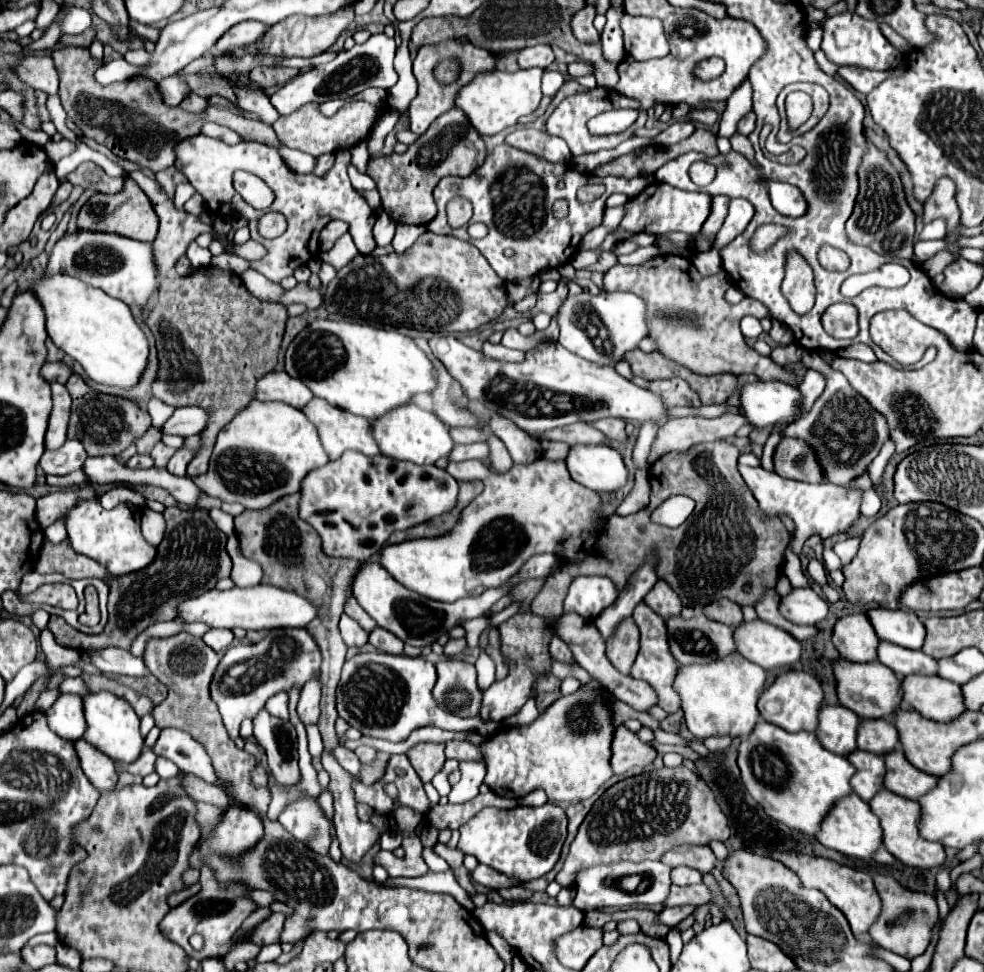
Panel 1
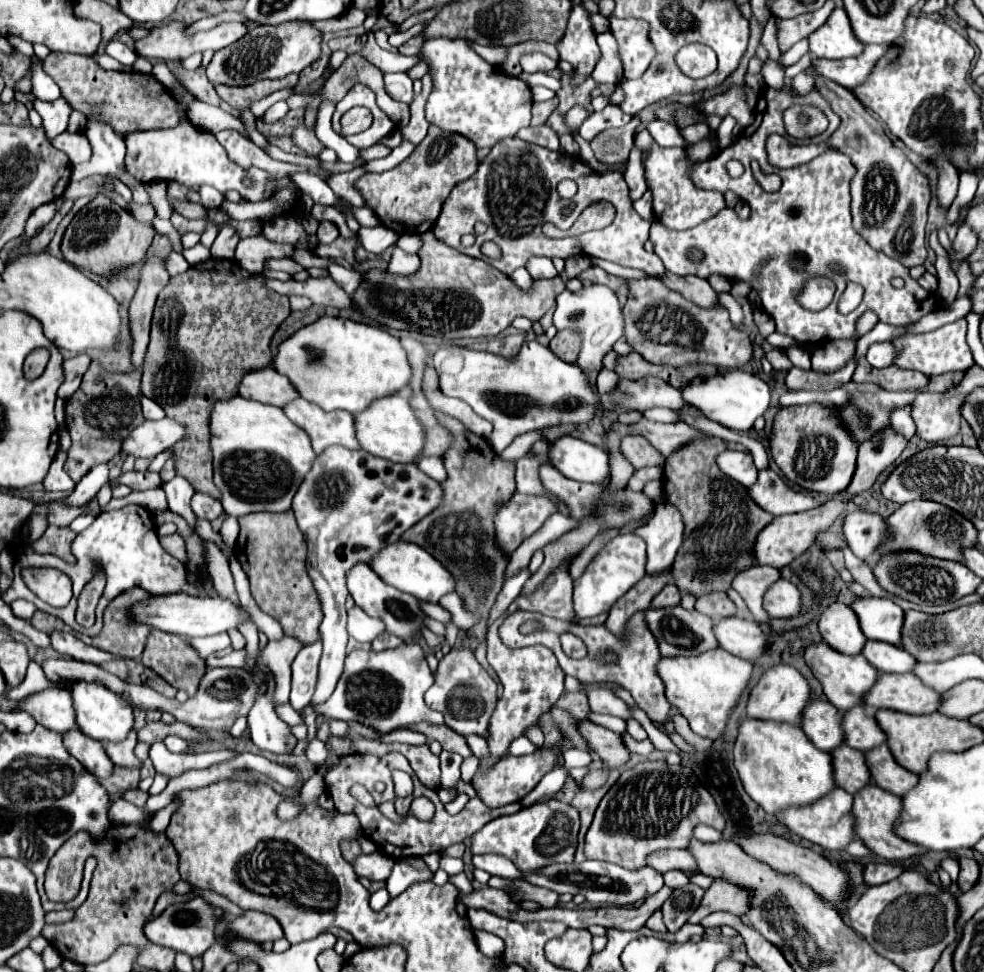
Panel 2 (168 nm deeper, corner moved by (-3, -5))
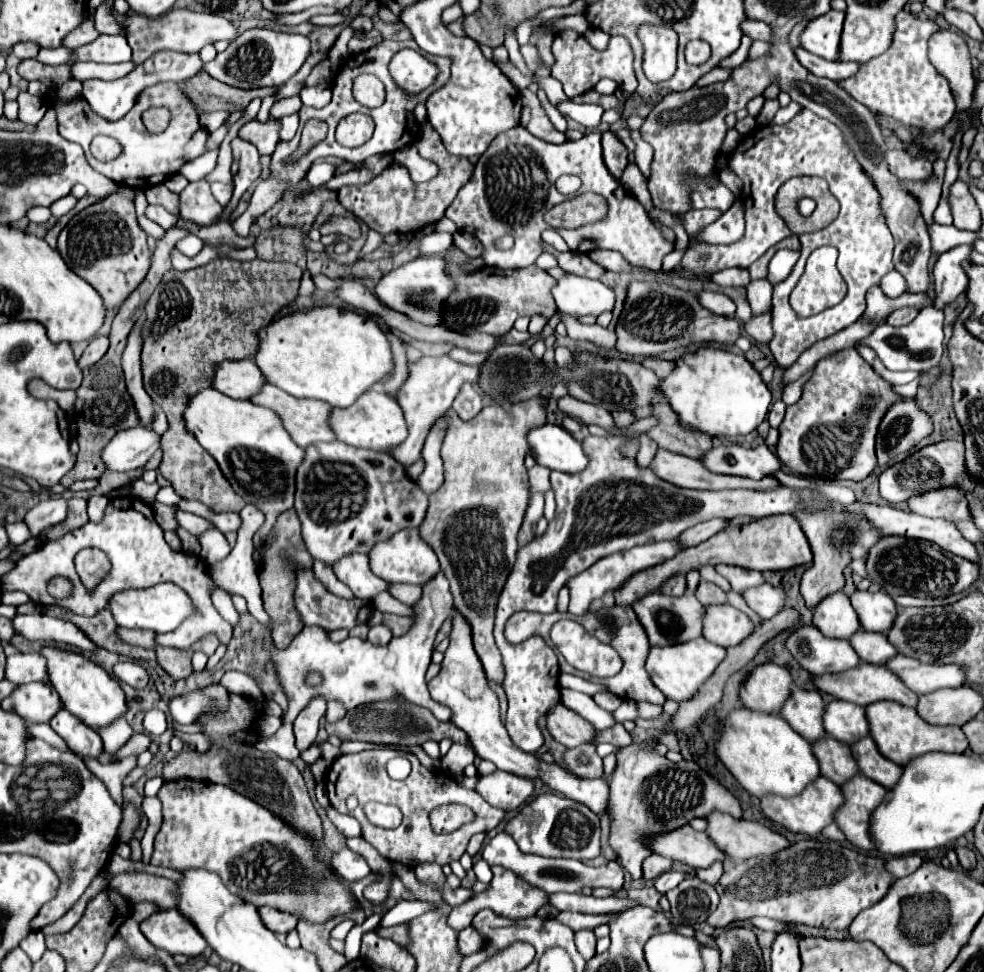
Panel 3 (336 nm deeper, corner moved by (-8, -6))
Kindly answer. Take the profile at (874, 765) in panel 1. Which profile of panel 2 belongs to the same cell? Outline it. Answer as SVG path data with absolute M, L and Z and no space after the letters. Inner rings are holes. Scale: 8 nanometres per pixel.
M841 745L831 753L831 757L835 765L835 779L841 789L855 795L855 791L861 791L869 785L871 773L861 751L851 749L849 745Z

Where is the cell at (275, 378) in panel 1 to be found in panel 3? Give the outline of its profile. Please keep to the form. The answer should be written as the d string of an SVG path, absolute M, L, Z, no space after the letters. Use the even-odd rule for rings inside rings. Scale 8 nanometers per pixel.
M226 360L214 372L212 388L230 398L250 398L266 384L254 360Z

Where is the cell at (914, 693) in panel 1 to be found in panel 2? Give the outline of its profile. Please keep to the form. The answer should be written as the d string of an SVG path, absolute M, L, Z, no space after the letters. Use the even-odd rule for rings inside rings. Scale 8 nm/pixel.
M879 673L877 683L865 697L865 705L873 709L895 709L909 715L931 715L941 707L941 695L925 687L913 673Z

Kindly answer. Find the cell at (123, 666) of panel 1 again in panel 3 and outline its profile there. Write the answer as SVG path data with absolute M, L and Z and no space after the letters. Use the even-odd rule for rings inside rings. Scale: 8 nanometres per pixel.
M18 614L14 620L14 632L24 634L28 640L40 640L40 642L66 642L72 644L80 650L94 650L94 642L88 640L86 634L82 634L74 624L60 620L60 618L50 618L46 614L32 614L32 616L22 616Z

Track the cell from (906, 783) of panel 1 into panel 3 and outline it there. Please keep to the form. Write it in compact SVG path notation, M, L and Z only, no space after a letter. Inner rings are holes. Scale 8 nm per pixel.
M870 736L858 740L858 744L850 744L850 752L858 764L860 774L882 784L884 788L892 788L902 776L902 768L890 762L888 758L884 758Z

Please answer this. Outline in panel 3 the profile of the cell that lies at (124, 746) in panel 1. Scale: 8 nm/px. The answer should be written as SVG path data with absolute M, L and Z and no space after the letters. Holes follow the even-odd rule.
M44 646L40 650L40 654L46 656L48 682L54 686L54 690L62 698L64 708L68 712L72 712L74 716L78 716L84 724L98 730L98 728L108 726L114 720L124 716L126 696L124 696L118 680L114 680L110 674L106 674L104 668L90 662L82 654L76 654L72 650L62 650L62 648L56 648L56 646Z

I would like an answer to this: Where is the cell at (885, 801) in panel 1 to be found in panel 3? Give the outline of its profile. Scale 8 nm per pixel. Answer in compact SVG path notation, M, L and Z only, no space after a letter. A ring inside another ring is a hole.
M856 774L854 778L848 780L848 784L840 788L842 794L846 796L846 804L842 804L838 812L834 812L836 816L834 822L844 832L848 842L864 850L876 850L870 840L868 826L870 826L870 814L884 800L886 788L878 786L878 782L862 774Z

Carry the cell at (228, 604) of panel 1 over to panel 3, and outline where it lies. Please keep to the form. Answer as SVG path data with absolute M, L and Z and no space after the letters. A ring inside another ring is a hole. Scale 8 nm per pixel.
M158 584L146 590L126 590L126 592L116 592L108 600L108 608L116 620L118 626L124 628L146 628L156 634L162 632L172 632L178 628L178 624L192 612L192 604L188 594L174 586L174 584Z

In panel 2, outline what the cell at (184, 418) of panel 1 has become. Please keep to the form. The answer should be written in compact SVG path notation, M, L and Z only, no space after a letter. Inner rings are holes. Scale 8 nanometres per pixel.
M165 417L161 421L145 421L125 439L123 451L135 457L155 457L185 439L185 435L185 425L175 419Z

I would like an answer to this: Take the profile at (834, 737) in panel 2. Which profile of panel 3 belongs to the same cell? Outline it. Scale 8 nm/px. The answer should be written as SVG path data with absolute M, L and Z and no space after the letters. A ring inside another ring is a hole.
M794 688L794 692L790 692L790 700L786 700L780 712L780 716L810 742L826 734L822 726L822 714L824 714L824 700L820 692L802 688Z

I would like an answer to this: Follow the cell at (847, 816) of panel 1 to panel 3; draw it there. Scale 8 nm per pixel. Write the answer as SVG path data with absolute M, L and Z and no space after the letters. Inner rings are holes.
M820 776L814 784L810 784L810 788L806 788L806 792L800 792L794 798L782 798L782 796L762 796L760 798L760 808L766 814L766 818L770 818L772 822L792 830L792 832L800 832L800 834L808 834L808 836L818 836L822 832L824 826L828 826L830 822L834 822L834 812L842 806L844 796L840 792L840 788Z

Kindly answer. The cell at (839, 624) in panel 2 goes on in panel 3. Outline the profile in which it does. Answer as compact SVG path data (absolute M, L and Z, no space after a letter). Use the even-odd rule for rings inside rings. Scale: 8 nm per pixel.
M834 592L812 610L812 622L824 636L830 638L850 638L858 628L858 616L850 606L850 598L844 592Z

